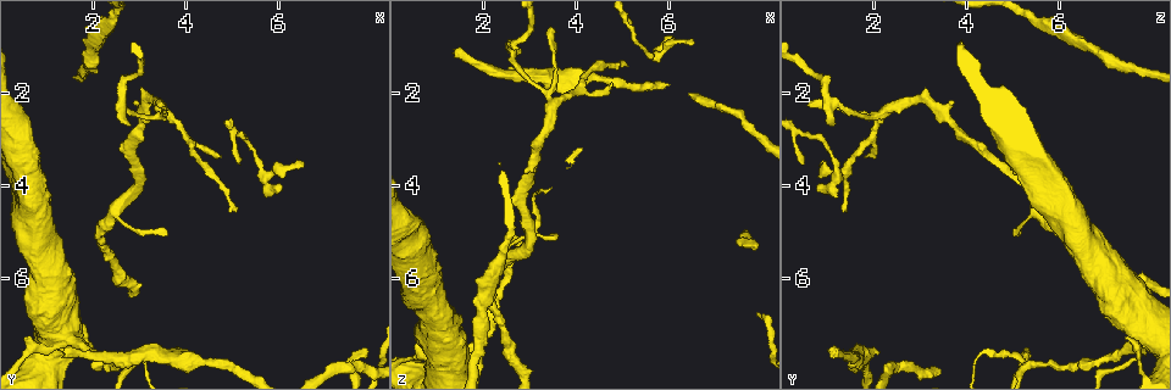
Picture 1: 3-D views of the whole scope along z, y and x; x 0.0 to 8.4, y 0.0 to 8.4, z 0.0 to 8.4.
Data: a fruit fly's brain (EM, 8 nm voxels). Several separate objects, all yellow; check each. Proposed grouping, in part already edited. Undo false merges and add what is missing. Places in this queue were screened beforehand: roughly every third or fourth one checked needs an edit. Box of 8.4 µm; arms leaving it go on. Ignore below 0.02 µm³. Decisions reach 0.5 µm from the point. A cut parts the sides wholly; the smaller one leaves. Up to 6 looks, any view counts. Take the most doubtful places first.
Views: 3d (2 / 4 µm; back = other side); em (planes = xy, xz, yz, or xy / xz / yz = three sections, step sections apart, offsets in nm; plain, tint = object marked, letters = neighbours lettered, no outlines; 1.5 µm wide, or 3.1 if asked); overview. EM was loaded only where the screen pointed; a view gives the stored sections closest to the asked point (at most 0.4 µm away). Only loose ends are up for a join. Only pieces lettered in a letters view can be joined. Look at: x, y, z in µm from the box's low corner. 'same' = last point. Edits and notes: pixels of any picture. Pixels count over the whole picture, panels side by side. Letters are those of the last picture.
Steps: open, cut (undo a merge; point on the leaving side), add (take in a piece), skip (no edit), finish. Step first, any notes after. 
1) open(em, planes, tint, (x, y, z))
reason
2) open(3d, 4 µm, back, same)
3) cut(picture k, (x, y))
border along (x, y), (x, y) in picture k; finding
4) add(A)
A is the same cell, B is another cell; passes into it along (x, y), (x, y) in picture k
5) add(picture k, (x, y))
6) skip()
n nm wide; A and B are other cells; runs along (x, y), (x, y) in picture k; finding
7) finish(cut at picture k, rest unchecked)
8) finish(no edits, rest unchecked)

open(em, planes, letters, (1.35, 7.70, 1.10))
end of a long branch

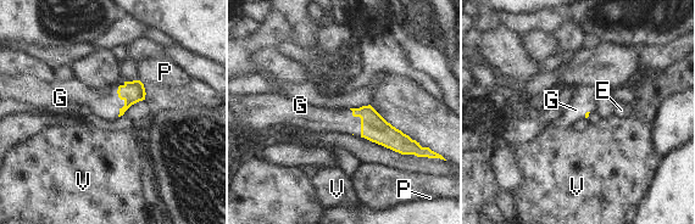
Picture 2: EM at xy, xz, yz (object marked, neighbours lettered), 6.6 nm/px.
add(G)
G is the same cell, E, P and V are other cells; passes into it along (133, 91), (121, 99), (109, 110) in picture 2; the cell continues

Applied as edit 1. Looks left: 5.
open(3d, 4 µm, (3.15, 7.80, 4.20))
sharp bend

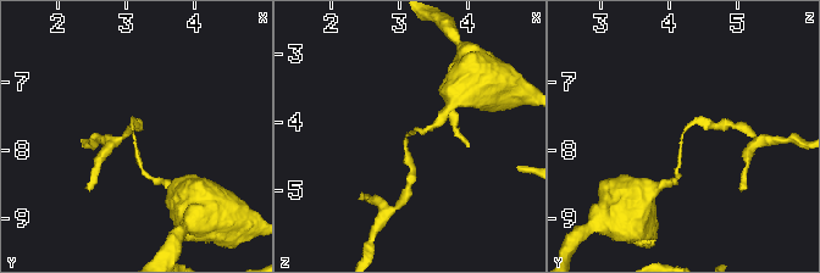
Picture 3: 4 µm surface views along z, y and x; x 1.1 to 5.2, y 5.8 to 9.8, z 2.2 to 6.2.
open(em, xy, step 4, tint, (3.10, 7.75, 4.20))
shape alone is not enough

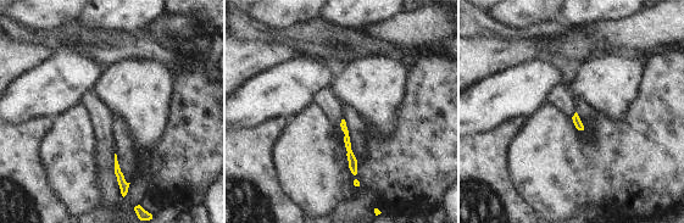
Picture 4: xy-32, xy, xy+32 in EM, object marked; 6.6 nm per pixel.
open(em, planes, letters, same)
another direction

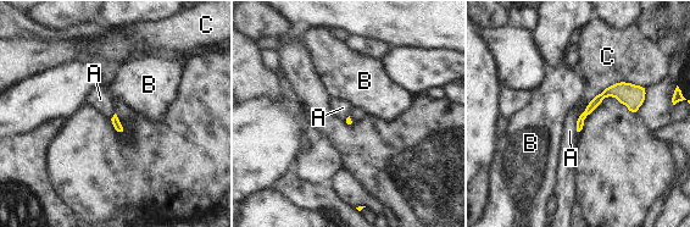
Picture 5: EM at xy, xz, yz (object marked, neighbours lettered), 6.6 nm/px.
skip()
A, B and C are other cells; border along (582, 114), (577, 121), (577, 132) in picture 5; one cell here

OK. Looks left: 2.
finish(add at picture 2, rest unchecked)

